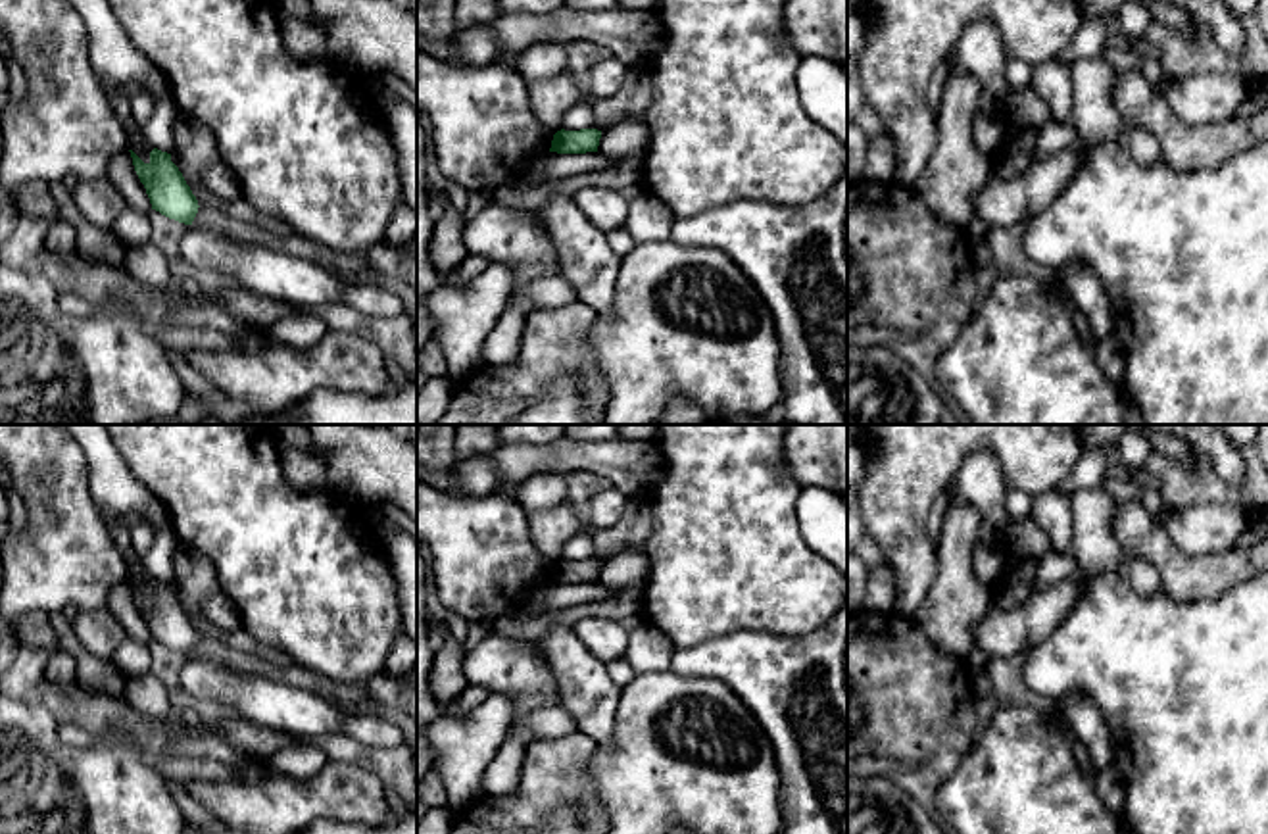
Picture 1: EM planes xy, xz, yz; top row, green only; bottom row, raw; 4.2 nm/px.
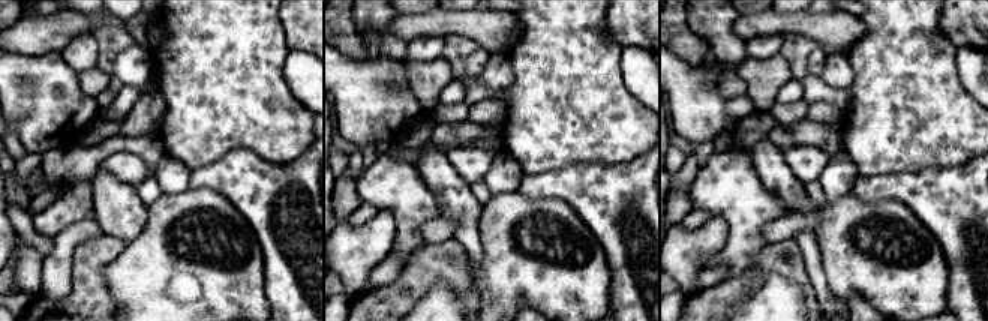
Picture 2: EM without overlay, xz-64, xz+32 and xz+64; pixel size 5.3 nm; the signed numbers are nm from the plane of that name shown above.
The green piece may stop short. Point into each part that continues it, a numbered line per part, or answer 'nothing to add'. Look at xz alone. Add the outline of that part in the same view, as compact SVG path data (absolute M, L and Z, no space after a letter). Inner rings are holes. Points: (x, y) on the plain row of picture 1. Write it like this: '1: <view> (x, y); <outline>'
nothing to add

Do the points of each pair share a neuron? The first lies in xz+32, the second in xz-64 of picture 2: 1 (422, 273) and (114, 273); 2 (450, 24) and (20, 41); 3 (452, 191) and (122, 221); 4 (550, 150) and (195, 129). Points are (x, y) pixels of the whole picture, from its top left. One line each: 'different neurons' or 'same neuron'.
1: different neurons
2: same neuron
3: same neuron
4: same neuron

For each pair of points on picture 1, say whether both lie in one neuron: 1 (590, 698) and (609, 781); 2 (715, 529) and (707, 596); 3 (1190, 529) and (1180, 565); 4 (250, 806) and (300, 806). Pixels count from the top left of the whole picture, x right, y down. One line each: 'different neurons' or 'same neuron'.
1: different neurons
2: same neuron
3: different neurons
4: same neuron

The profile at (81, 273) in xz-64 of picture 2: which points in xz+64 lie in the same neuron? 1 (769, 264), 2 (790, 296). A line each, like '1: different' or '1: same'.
1: same
2: different

